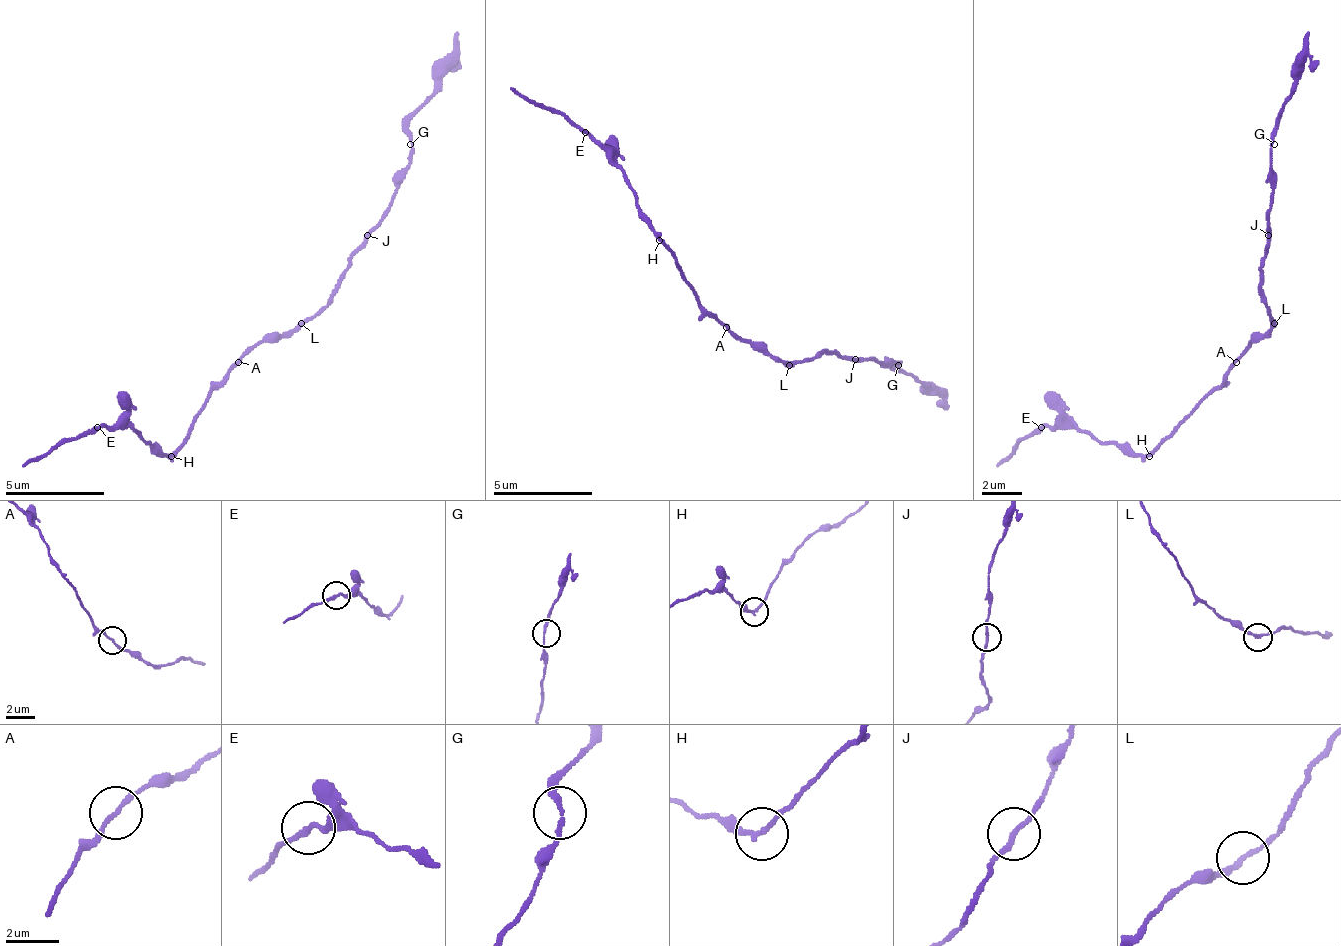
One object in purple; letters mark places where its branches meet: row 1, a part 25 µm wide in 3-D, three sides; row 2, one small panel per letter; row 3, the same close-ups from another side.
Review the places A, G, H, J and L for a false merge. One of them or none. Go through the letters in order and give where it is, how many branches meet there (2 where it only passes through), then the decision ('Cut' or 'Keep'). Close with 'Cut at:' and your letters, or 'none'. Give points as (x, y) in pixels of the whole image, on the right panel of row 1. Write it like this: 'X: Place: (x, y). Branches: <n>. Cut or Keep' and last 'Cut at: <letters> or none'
A: Place: (1236, 362). Branches: 2. Keep
G: Place: (1274, 144). Branches: 2. Keep
H: Place: (1149, 456). Branches: 2. Keep
J: Place: (1268, 235). Branches: 2. Keep
L: Place: (1274, 323). Branches: 2. Keep
Cut at: none

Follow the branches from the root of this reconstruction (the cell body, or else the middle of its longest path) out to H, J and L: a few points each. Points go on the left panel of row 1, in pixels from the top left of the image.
H: (256, 348), (251, 348), (242, 358), (237, 368), (212, 393), (187, 442), (172, 457)
J: (256, 348), (301, 328), (326, 303), (366, 234)
L: (256, 348), (261, 343), (276, 343), (301, 323)

